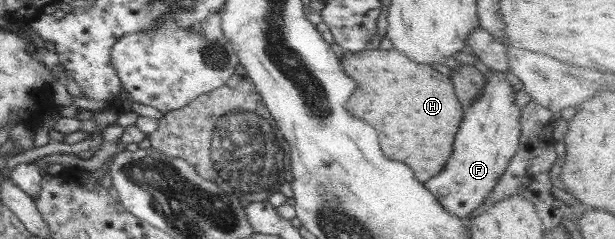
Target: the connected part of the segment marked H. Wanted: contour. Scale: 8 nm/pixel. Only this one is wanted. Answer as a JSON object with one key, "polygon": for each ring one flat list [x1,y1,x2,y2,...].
{"polygon":[[366,48,357,53,347,51,344,52,341,62,346,70,345,73,350,78,354,78,358,86,352,98,348,98,346,110,356,118,366,120,378,130,380,146,386,158,408,164,414,170,418,182,426,182,432,176,436,176,446,166,446,160,452,154,452,142,454,142,454,136,458,132,458,126,464,114,462,104,458,104,456,100,452,80,436,72,430,65,422,66,422,64,412,62,408,56,394,48,390,50]]}

